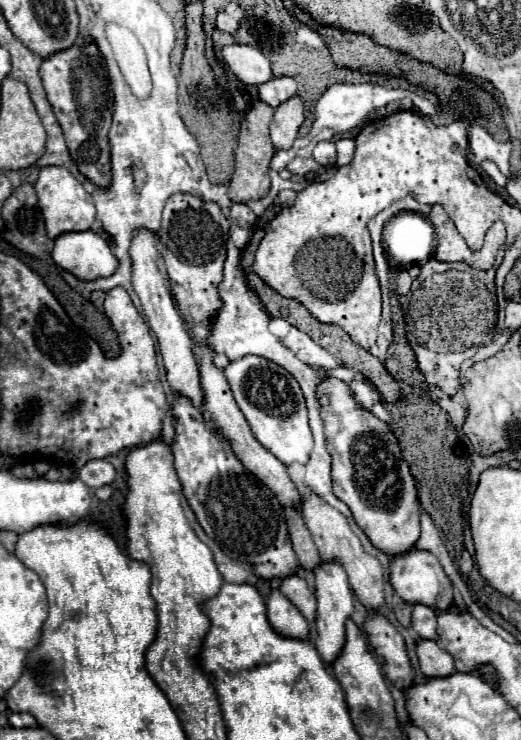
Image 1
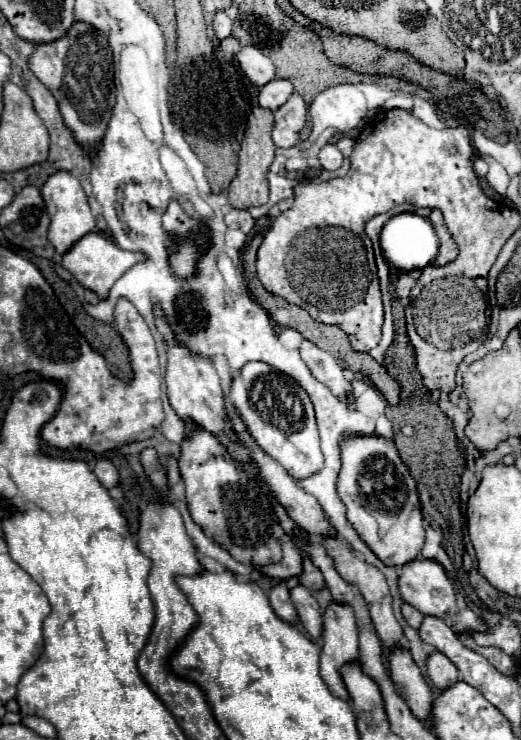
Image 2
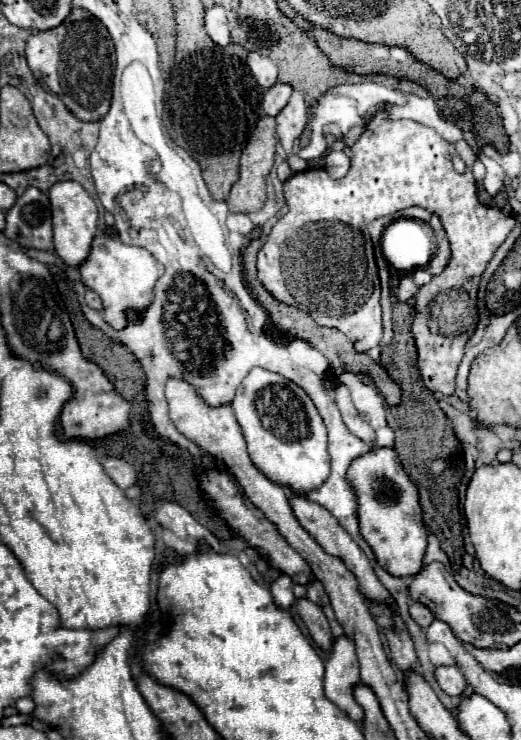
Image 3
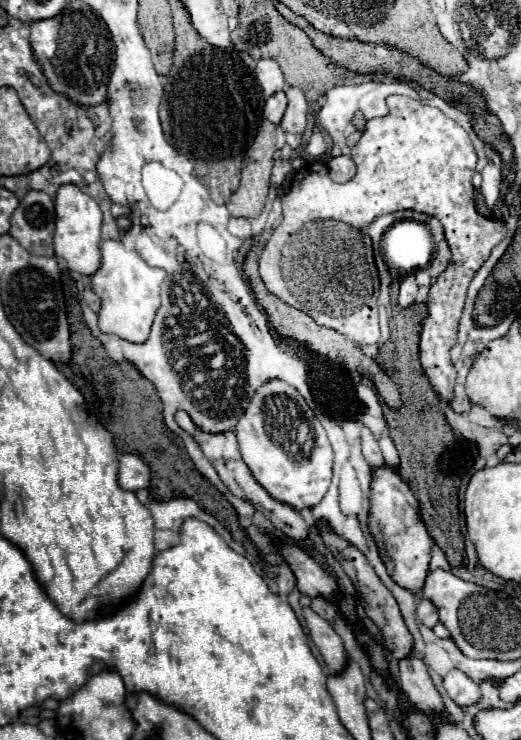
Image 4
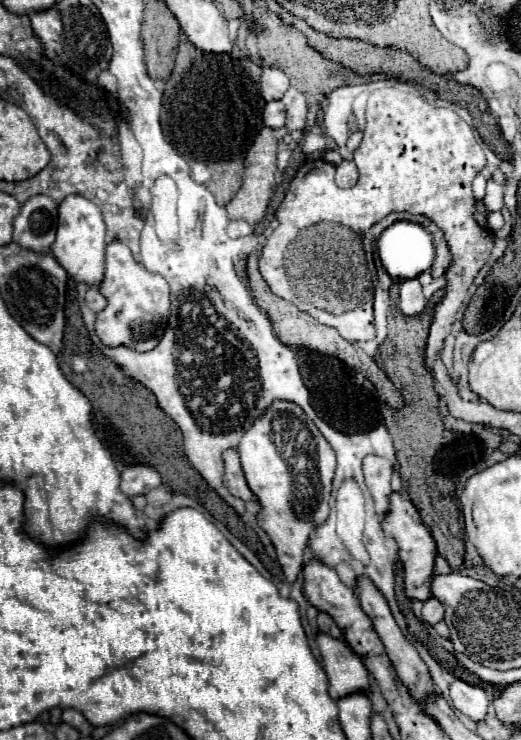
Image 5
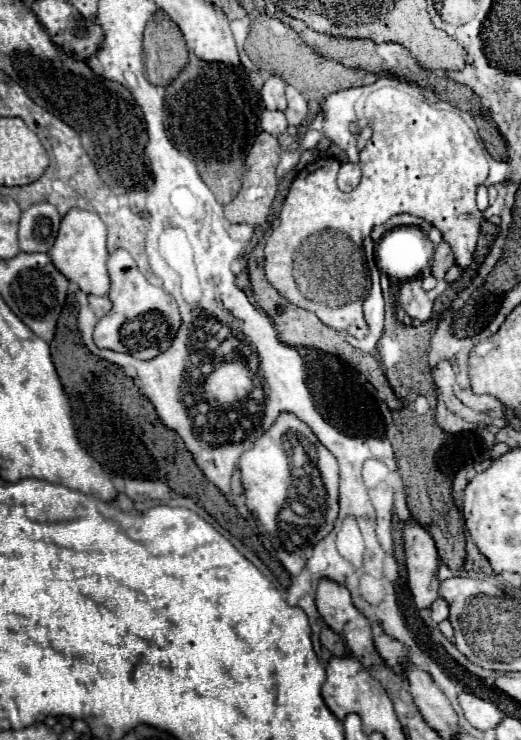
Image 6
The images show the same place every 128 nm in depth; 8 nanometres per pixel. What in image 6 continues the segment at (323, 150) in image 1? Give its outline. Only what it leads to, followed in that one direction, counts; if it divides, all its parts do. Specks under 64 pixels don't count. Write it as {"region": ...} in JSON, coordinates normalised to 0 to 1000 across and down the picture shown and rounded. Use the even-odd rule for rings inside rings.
{"region":[[[660,219],[656,227],[653,227],[653,232],[649,232],[649,254],[656,259],[679,257],[687,251],[687,246],[691,246],[691,238],[695,238],[695,232],[691,232],[687,222]]]}

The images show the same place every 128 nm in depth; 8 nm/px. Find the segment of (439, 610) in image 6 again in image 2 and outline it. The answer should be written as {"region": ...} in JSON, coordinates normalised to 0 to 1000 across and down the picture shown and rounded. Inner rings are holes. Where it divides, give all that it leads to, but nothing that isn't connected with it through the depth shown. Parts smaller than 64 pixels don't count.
{"region":[[[775,816],[772,819],[772,830],[775,830],[775,835],[779,835],[779,841],[791,846],[791,849],[806,849],[806,843],[810,843],[810,838],[814,838],[814,830],[810,827],[802,827],[795,819],[787,819],[787,816]]]}

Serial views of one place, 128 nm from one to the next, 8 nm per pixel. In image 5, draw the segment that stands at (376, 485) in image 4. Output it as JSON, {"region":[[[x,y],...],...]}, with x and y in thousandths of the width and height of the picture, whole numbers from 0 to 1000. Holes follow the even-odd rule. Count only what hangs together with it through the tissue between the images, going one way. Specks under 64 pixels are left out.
{"region":[[[752,668],[749,670],[749,692],[741,695],[741,700],[733,703],[733,714],[741,722],[756,724],[764,732],[764,749],[768,757],[775,762],[775,795],[779,795],[779,805],[791,811],[806,811],[818,814],[821,808],[829,808],[825,800],[825,789],[829,789],[829,778],[833,778],[833,754],[837,754],[837,732],[829,727],[829,722],[821,719],[821,714],[810,708],[810,700],[802,695],[802,689],[795,686],[795,681],[768,670],[768,668]]]}

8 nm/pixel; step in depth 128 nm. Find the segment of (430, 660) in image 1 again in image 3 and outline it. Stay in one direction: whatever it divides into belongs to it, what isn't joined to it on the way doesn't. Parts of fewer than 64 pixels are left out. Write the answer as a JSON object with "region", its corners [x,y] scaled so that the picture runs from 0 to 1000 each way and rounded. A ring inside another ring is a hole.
{"region":[[[845,900],[845,903],[837,903],[837,919],[841,919],[845,930],[860,941],[887,941],[894,927],[898,927],[898,922],[891,919],[891,911],[875,900]]]}

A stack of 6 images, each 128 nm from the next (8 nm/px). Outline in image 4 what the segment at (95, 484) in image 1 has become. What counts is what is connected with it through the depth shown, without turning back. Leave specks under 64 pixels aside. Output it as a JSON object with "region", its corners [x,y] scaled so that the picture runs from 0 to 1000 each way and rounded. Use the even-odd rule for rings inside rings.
{"region":[[[234,614],[226,624],[226,654],[238,662],[265,665],[273,659],[288,659],[288,632],[261,614]]]}

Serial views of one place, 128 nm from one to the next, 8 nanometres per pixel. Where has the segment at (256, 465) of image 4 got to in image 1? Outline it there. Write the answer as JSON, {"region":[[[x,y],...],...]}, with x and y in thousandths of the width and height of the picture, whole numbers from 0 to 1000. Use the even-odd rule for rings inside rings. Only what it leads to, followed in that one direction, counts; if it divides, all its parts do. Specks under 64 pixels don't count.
{"region":[[[468,481],[453,489],[441,489],[430,505],[445,524],[449,541],[472,562],[491,595],[549,630],[564,624],[587,627],[591,616],[599,614],[603,595],[591,576],[587,541],[564,508],[499,481]]]}

